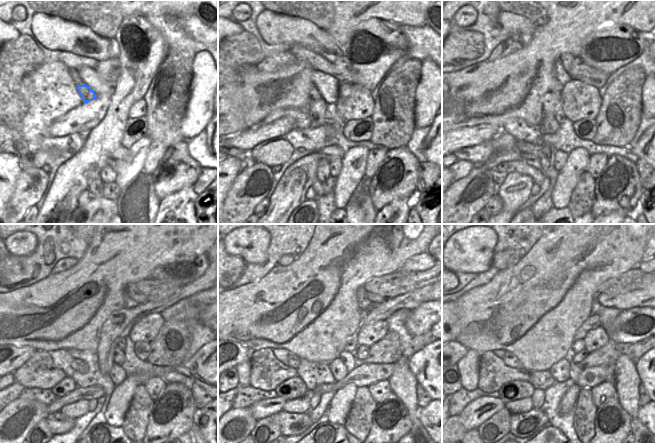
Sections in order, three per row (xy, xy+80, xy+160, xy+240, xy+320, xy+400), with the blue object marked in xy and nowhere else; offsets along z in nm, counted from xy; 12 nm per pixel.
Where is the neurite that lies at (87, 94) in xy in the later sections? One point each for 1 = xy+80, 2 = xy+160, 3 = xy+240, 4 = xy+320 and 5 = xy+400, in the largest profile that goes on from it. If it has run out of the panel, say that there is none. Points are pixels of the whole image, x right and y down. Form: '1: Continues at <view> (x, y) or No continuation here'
1: Continues at xy+80 (317, 107)
2: Continues at xy+160 (549, 124)
3: Continues at xy+240 (119, 357)
4: Continues at xy+320 (348, 359)
5: Continues at xy+400 (574, 370)

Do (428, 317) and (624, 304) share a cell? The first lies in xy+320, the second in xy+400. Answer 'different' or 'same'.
different

